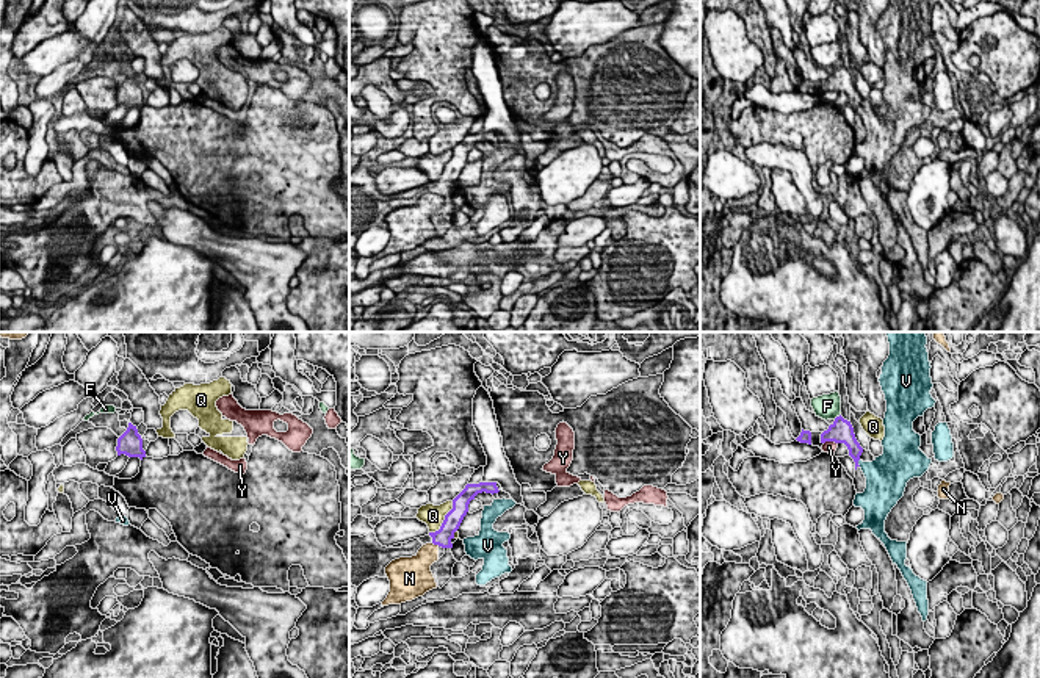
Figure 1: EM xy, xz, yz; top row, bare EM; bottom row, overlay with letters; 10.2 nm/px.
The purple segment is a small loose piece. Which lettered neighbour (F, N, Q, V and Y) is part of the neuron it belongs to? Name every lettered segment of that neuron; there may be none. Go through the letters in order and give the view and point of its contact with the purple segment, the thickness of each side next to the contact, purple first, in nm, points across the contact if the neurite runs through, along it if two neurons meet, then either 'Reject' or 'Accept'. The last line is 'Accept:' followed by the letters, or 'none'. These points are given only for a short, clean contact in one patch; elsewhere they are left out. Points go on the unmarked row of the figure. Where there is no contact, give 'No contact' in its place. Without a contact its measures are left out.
F: Touches purple at yz (837, 66). Thickness 240 nm (purple) against 260 nm. Boundary: yz (840, 63), (834, 68). Reject
N: Touches purple at xz (436, 193). Thickness 190 nm (purple) against 200 nm. Boundary: xz (433, 191), (439, 194). Reject
Q: Touches purple at xz (444, 169). Thickness 190 nm (purple) against 220 nm. Reject
V: Touches purple at yz (857, 111). Thickness 140 nm (purple) against 280 nm. Reject
Y: Touches purple at yz (830, 90). Thickness 240 nm (purple) against 130 nm. Boundary: yz (837, 91), (824, 93). Reject
Accept: none

